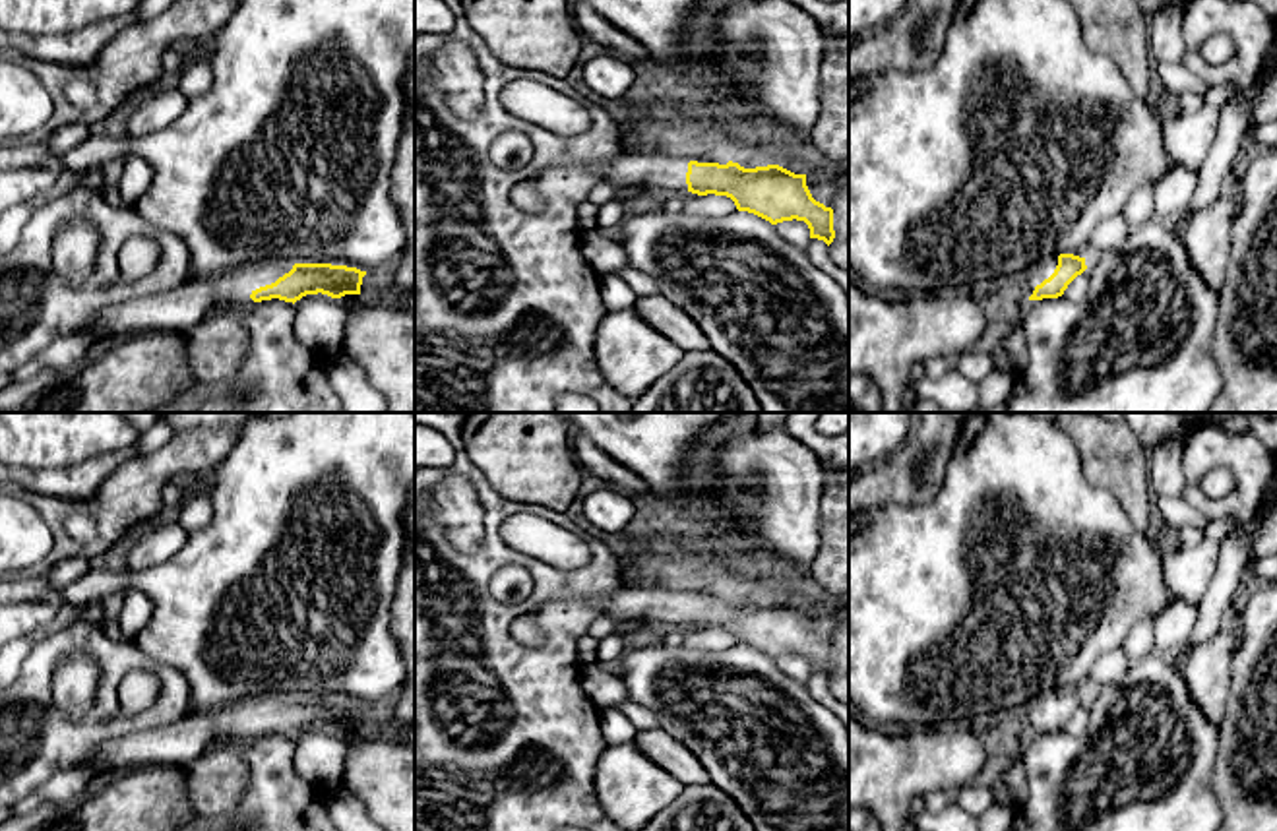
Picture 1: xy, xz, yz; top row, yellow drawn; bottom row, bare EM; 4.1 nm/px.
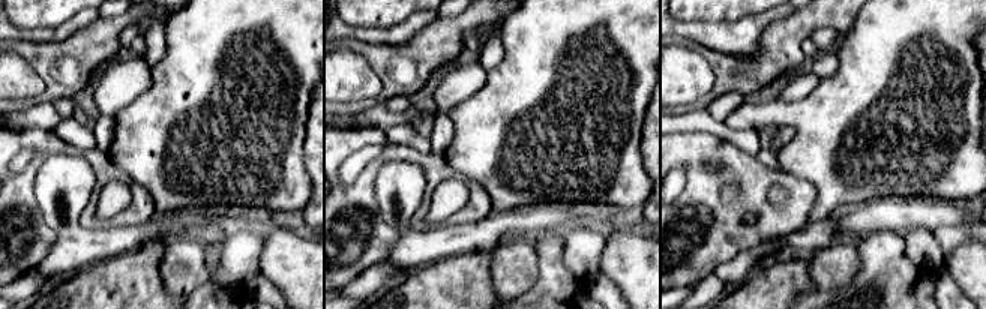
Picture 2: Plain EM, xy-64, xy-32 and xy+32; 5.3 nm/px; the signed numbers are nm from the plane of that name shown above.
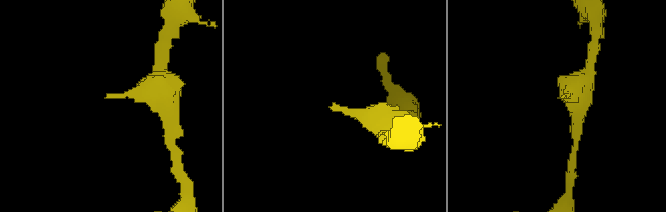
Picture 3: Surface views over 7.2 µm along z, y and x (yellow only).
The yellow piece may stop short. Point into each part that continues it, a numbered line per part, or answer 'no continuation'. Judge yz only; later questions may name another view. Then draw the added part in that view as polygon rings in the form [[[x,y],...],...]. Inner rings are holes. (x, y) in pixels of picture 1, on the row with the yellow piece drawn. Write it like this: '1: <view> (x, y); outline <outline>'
1: yz (1037, 272); outline [[[1048,256],[1033,262],[1021,275],[1019,287],[1025,298],[1029,298],[1037,285],[1048,279],[1058,265],[1058,256]]]

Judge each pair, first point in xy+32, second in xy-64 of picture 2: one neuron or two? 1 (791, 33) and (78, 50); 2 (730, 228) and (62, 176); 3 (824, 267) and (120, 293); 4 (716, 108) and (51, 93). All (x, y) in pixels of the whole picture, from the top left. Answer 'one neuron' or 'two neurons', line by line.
1: one neuron
2: two neurons
3: two neurons
4: two neurons

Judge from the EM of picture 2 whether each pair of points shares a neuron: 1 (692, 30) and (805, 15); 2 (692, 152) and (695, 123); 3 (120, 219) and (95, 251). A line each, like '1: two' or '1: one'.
1: two
2: two
3: two

